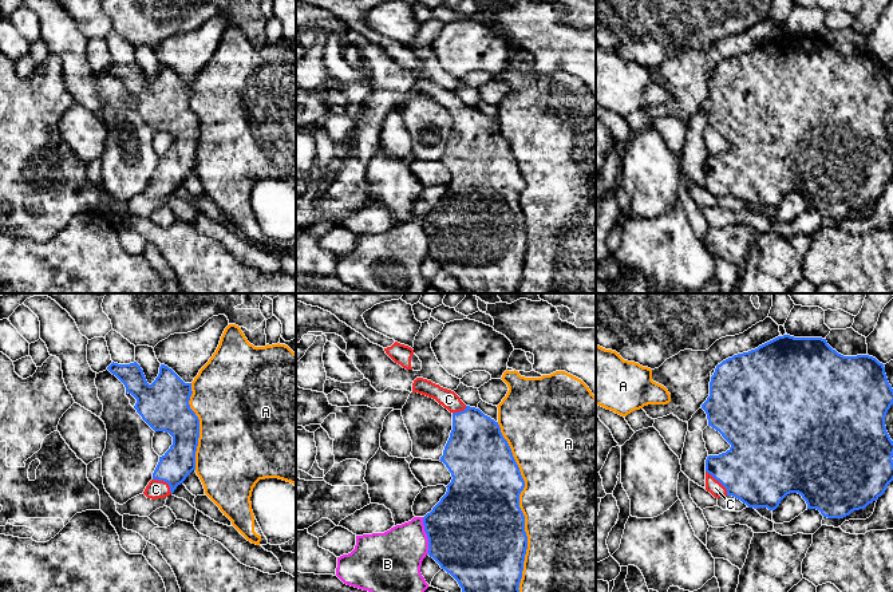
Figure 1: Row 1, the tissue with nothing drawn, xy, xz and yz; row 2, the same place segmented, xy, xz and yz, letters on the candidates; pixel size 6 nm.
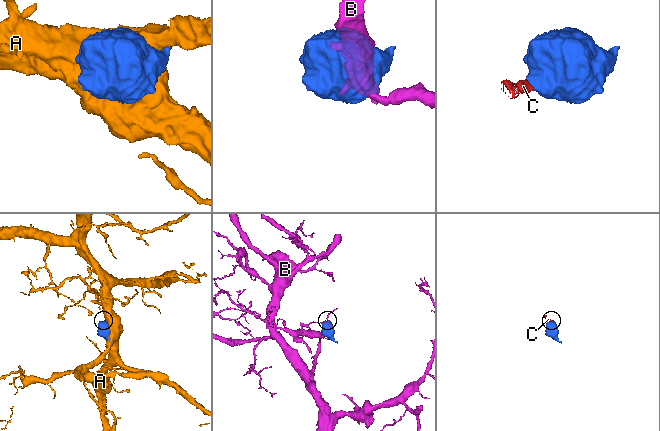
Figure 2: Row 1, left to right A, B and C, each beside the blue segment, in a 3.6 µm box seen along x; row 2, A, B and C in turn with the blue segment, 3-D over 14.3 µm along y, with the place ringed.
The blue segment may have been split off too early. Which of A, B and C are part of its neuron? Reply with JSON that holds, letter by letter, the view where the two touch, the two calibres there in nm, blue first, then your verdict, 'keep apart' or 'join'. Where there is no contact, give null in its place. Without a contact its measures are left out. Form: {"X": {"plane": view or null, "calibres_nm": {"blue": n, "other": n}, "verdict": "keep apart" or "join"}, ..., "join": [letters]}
{"A": {"plane": "xz", "calibres_nm": {"blue": 500, "other": 480}, "verdict": "keep apart"}, "B": {"plane": "xz", "calibres_nm": {"blue": 500, "other": 340}, "verdict": "keep apart"}, "C": {"plane": "yz", "calibres_nm": {"blue": 420, "other": 90}, "verdict": "join"}, "join": ["C"]}

